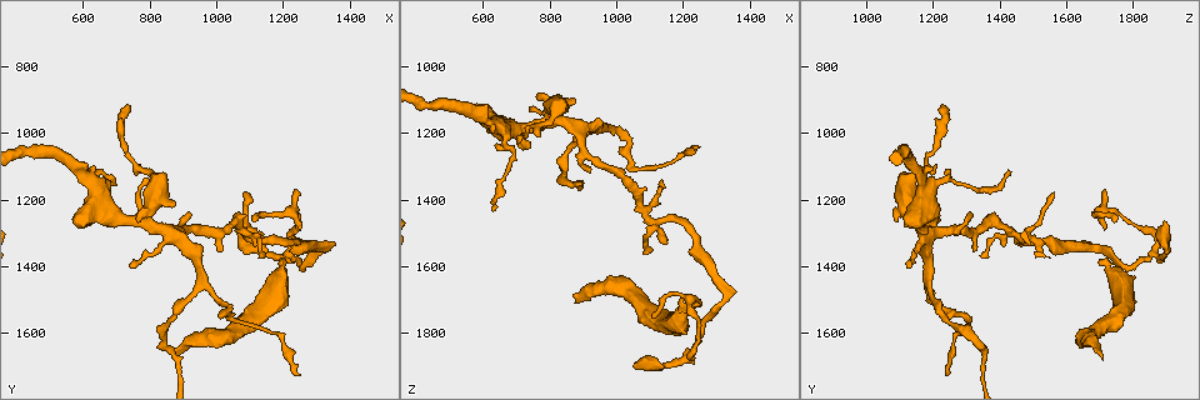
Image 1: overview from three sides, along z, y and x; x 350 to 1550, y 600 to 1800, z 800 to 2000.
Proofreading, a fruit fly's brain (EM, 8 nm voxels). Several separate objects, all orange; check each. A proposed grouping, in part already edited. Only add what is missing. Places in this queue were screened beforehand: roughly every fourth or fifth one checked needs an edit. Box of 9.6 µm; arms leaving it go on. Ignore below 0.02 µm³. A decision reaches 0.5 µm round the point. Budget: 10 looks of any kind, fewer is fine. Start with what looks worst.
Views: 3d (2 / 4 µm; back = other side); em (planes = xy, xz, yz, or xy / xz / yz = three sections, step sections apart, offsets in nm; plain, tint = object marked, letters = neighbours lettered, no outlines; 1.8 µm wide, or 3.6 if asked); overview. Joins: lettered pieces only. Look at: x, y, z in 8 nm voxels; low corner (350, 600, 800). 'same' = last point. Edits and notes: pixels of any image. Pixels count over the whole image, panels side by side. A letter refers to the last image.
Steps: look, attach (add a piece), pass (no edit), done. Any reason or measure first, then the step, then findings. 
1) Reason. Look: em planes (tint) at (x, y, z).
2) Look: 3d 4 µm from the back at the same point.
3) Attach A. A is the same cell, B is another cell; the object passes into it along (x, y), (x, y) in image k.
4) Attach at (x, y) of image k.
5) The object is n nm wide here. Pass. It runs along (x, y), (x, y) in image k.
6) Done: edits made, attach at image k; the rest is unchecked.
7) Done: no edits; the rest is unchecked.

Thick end. Look: 3d 2 µm at (880, 1680, 1710).

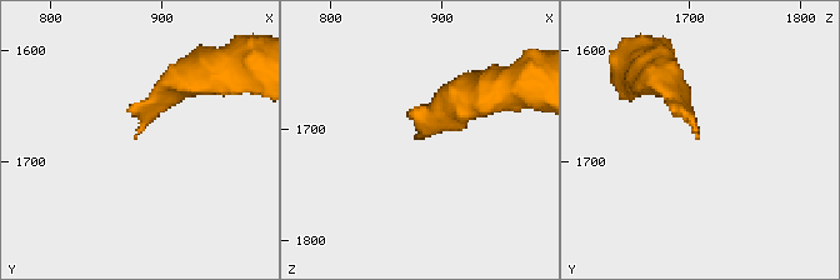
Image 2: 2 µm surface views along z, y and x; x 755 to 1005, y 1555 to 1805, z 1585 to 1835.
Now the EM. Look: em yz step 16 (letters) at (876, 1676, 1710).

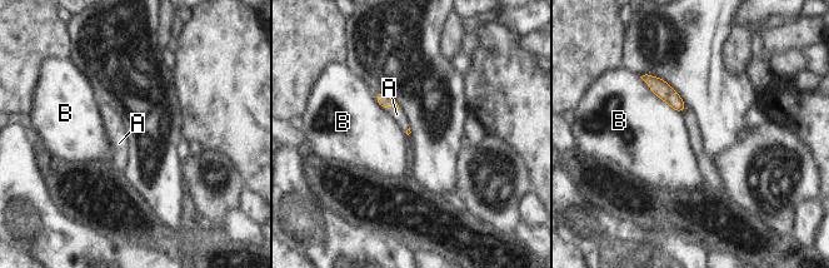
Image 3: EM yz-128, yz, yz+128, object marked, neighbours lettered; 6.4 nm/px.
Look: em planes (letters) at the same point.

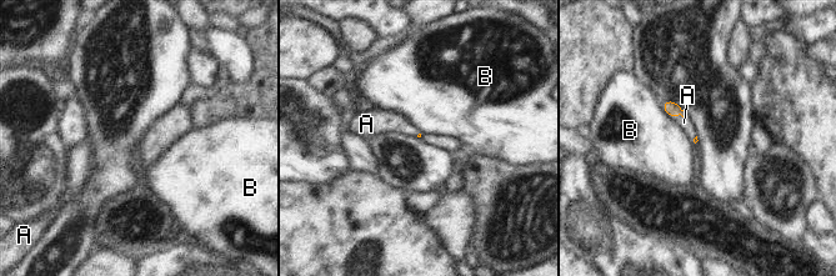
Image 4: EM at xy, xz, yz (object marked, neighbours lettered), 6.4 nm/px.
Attach A. A is the same cell, B is another cell; it goes on there.

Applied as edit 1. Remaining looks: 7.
Look: overview.

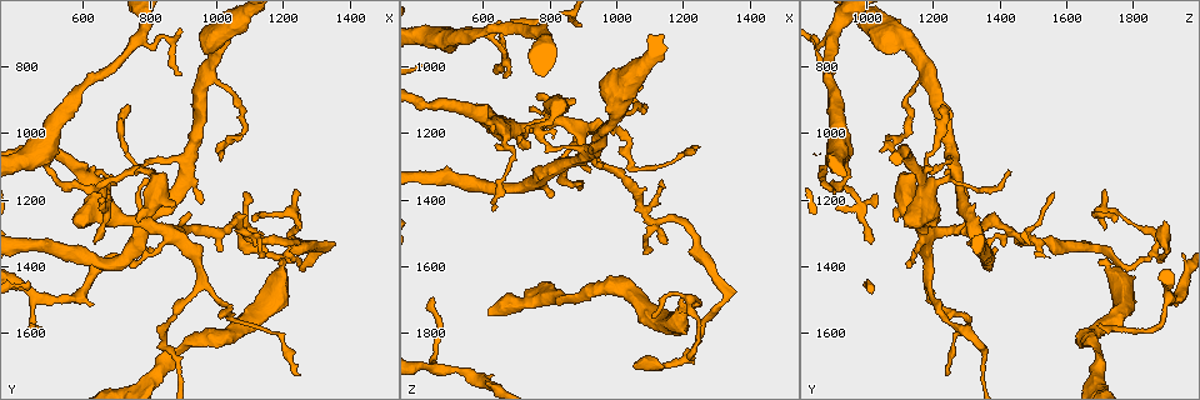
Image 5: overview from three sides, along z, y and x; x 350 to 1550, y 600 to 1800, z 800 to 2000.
Free end. Look: 3d 4 µm from the back at (1190, 1380, 1700).

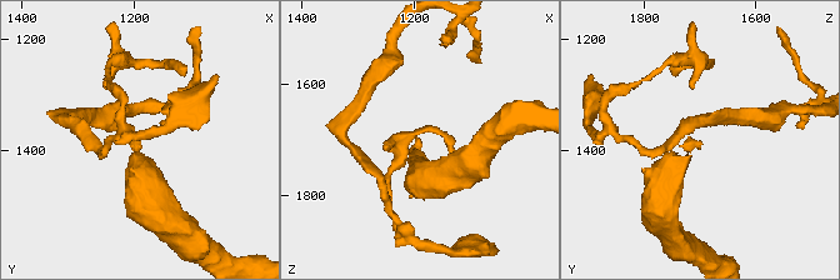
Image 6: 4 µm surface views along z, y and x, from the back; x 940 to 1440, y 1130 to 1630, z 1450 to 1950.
Look: em planes (plain) at (1195, 1385, 1695).

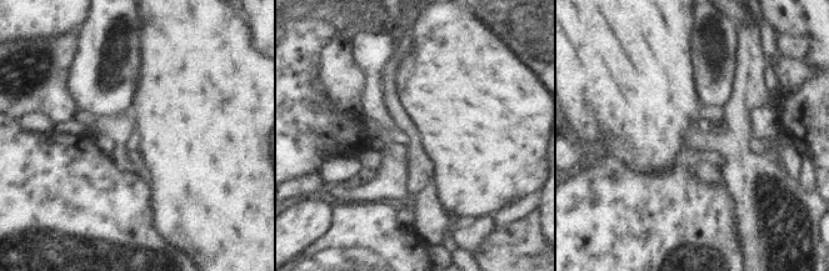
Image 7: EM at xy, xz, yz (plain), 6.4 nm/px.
Look: em planes (letters) at the same point.

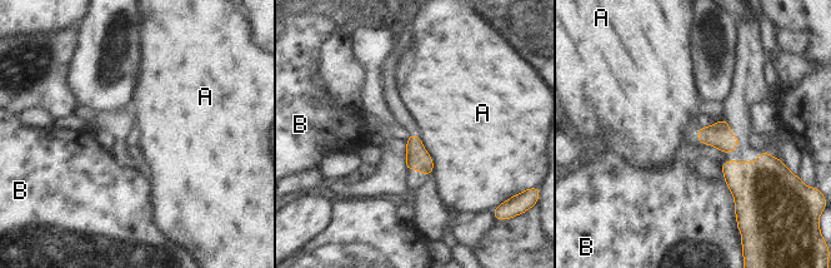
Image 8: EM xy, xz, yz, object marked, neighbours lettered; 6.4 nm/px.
The longest contact is with A, 220 nm. Pass. A and B are other cells; no lettered piece goes on from it.

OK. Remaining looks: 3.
Branch stops here. Look: em 3.6 µm xz step 4 (tint) at (1050, 1280, 1900).

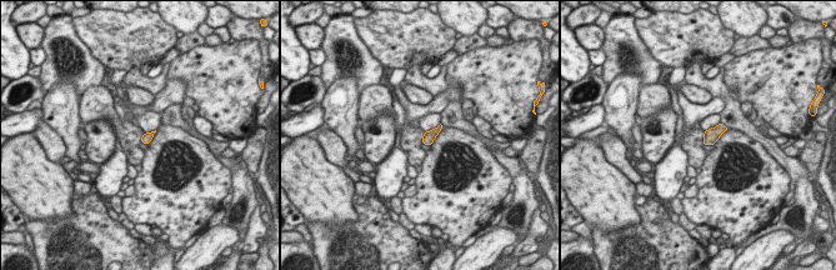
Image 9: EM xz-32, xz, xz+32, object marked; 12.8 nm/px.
Another direction. Look: em 3.6 µm planes (letters) at the same point.

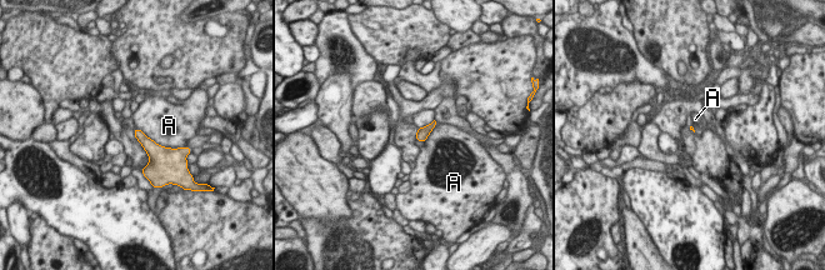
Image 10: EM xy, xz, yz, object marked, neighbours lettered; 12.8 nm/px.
Pass. A is another cell; a border runs along (136, 128), (158, 144), (175, 149) in image 10; no lettered piece goes on from it.

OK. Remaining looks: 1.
Done: edits made, attach at image 4; the rest is unchecked.

